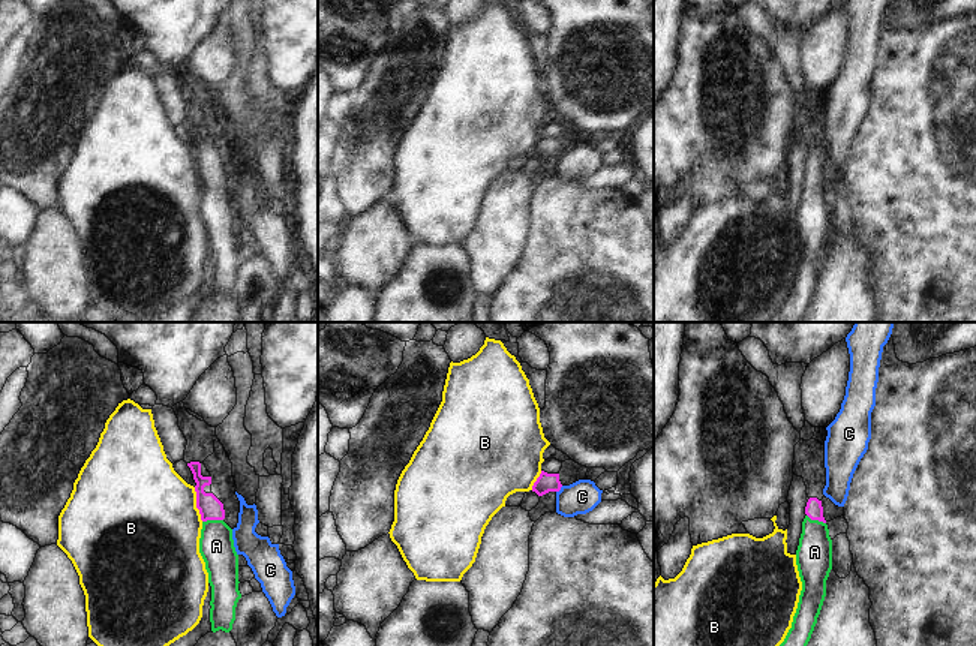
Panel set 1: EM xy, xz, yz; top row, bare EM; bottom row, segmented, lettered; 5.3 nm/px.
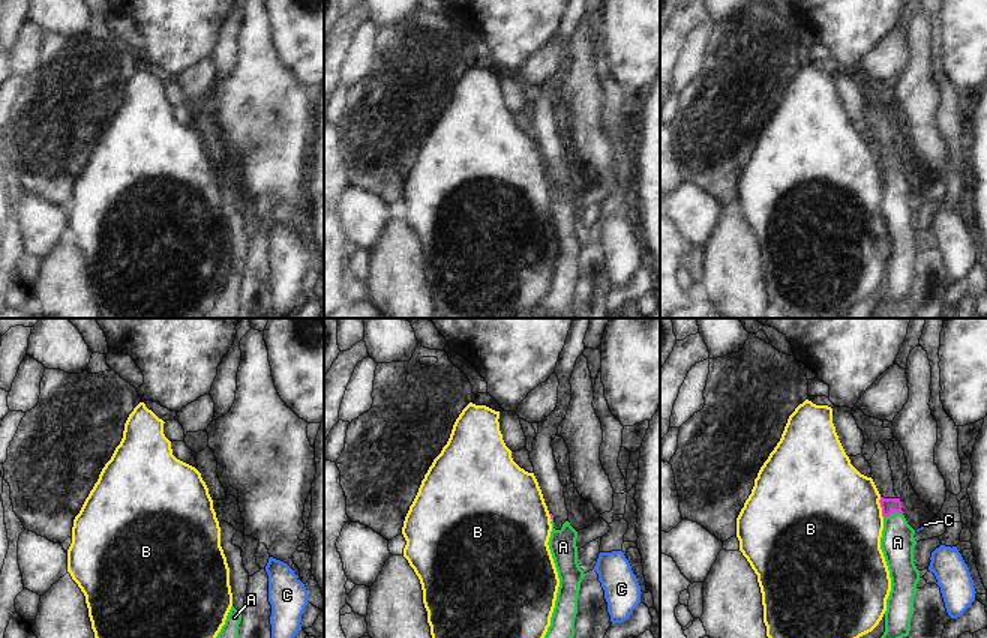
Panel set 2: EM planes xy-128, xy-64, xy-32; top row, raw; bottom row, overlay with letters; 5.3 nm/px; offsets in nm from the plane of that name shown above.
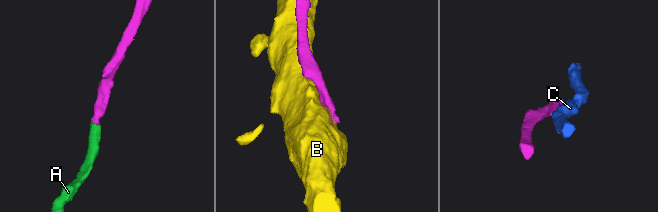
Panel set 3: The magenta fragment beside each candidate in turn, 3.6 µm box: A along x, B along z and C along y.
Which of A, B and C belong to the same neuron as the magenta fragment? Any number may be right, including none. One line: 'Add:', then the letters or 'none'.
Add: A

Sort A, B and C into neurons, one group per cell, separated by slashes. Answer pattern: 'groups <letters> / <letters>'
groups A / B / C

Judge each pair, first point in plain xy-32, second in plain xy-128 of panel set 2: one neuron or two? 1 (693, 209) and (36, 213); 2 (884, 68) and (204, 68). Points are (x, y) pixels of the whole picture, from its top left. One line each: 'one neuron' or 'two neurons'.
1: one neuron
2: one neuron

